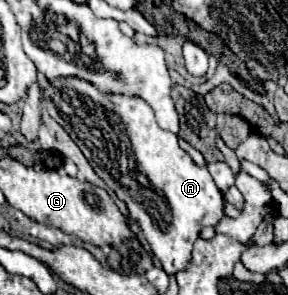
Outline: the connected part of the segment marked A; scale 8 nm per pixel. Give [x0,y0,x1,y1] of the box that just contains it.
[44,77,226,273]

